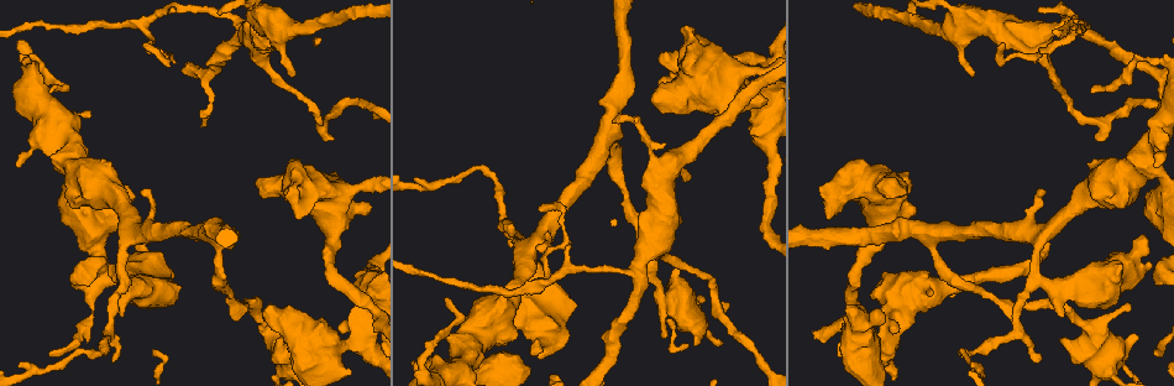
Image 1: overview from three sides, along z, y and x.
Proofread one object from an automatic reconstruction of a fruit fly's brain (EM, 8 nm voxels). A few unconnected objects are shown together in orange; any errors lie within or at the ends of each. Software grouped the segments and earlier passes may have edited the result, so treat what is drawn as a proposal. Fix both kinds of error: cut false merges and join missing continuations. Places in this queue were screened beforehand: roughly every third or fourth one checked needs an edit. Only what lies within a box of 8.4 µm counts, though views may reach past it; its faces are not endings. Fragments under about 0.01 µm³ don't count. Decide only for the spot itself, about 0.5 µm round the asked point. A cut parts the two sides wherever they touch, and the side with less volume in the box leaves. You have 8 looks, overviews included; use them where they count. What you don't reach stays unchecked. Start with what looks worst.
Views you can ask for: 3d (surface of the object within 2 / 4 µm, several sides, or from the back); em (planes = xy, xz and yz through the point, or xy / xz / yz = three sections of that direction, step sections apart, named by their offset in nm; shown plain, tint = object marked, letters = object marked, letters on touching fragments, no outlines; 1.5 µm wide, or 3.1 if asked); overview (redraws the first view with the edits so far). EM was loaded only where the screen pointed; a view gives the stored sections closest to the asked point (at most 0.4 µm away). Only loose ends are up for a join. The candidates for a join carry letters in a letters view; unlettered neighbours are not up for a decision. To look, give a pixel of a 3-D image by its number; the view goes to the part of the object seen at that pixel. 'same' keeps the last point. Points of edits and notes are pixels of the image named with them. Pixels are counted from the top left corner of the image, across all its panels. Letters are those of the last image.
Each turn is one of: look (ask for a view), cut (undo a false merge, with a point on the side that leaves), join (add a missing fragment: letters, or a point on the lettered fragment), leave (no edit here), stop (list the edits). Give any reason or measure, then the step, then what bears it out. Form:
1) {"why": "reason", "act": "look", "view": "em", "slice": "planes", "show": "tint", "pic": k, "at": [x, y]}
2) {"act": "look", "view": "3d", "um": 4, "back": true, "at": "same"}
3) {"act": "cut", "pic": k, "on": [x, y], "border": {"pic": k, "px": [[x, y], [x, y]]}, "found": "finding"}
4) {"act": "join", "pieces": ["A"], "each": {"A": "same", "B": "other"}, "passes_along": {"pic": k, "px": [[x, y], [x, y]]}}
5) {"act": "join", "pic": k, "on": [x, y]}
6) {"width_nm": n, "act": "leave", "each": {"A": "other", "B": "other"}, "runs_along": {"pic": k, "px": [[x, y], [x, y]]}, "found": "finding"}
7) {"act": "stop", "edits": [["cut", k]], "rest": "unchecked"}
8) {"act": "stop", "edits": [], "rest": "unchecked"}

{"why": "branch stops here", "act": "look", "view": "3d", "um": 2, "back": true, "pic": 1, "at": [1062, 337]}

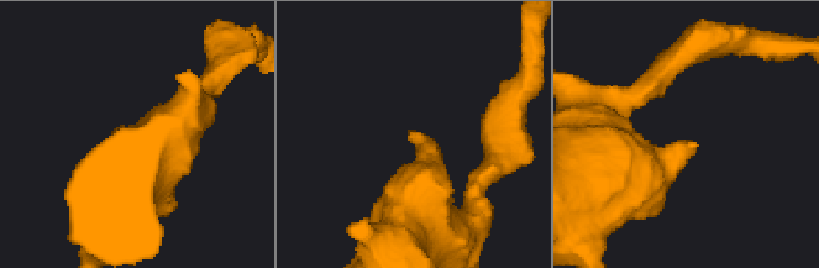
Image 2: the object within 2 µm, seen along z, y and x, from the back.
{"why": "now the EM", "act": "look", "view": "em", "slice": "yz", "step": 8, "show": "letters", "pic": 2, "at": [697, 145]}

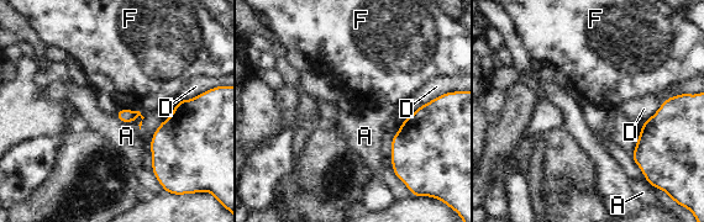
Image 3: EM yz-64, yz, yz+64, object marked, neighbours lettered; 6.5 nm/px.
{"why": "cut it another way", "act": "look", "view": "em", "slice": "xz", "step": 4, "show": "letters", "at": "same"}

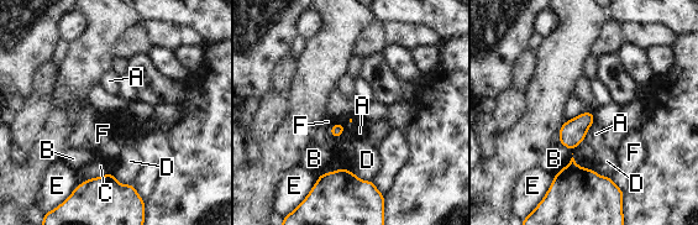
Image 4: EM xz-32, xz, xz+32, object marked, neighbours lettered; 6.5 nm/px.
{"act": "leave", "each": {"A": "other", "B": "other", "C": "other", "D": "other", "E": "other", "F": "other"}, "border": {"pic": 4, "px": [[593, 123], [584, 135]]}, "found": "none of them fits"}

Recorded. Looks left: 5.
{"why": "stops while still wide", "act": "look", "view": "3d", "um": 4, "pic": 1, "at": [699, 343]}

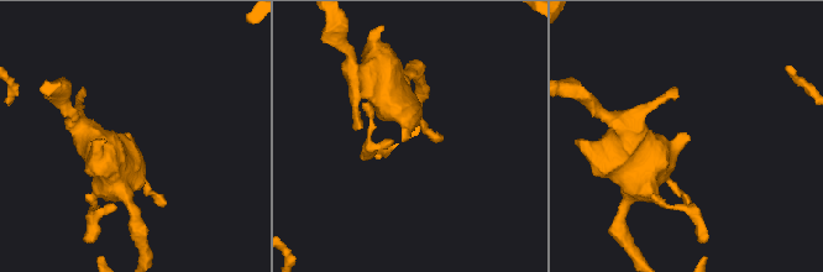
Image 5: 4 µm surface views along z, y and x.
{"why": "shape alone is not enough", "act": "look", "view": "em", "slice": "planes", "show": "tint", "pic": 5, "at": [130, 139]}

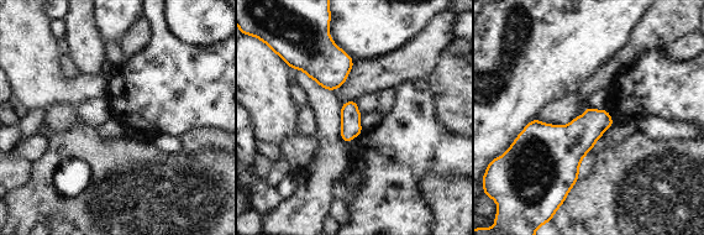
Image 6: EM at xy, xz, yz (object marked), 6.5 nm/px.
{"why": "see the neighbours", "act": "look", "view": "em", "slice": "planes", "show": "letters", "at": "same"}

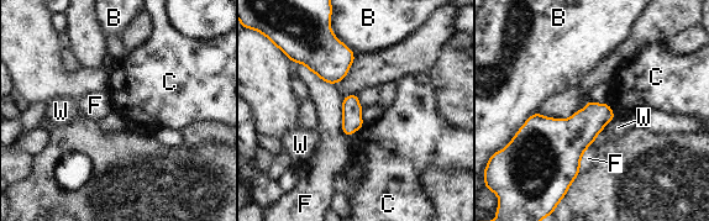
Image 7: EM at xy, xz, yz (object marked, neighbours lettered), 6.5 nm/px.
{"act": "leave", "each": {"B": "other", "C": "other", "F": "other", "W": "other"}, "found": "none of them fits"}

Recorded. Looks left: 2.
{"why": "thin end", "act": "look", "view": "em", "slice": "yz", "step": 4, "show": "letters", "pic": 1, "at": [689, 176]}

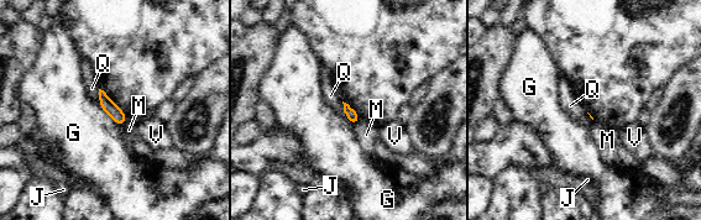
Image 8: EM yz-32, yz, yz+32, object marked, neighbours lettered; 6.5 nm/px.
{"why": "cut it another way", "act": "look", "view": "em", "slice": "planes", "show": "letters", "at": "same"}

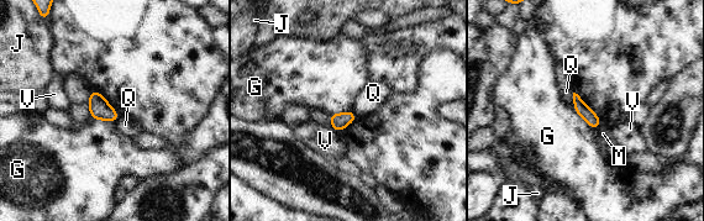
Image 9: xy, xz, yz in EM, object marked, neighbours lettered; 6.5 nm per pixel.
{"longest_contact_nm": ["G", 160], "act": "leave", "each": {"G": "other", "J": "other", "M": "other", "Q": "other", "V": "other"}, "border": {"pic": 9, "px": [[572, 93], [573, 109]]}, "found": "none of them fits"}

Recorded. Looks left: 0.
{"act": "stop", "edits": [], "rest": "unchecked"}

